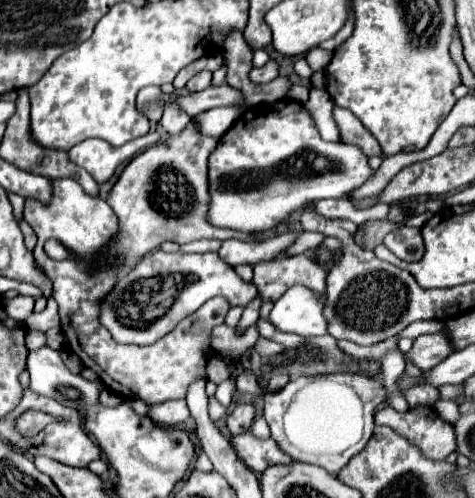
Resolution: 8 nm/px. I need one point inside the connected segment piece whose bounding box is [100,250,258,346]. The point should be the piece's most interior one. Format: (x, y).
(149, 301)

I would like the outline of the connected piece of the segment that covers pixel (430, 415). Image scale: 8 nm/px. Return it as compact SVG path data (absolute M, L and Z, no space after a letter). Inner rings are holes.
M384 406L376 412L376 424L390 426L396 434L408 438L408 442L430 460L446 460L446 456L456 450L454 428L444 422L432 406L416 406L406 412Z

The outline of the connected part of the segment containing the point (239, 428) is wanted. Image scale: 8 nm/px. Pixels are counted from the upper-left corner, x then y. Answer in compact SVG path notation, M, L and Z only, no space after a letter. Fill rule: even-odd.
M238 404L234 412L228 416L228 428L232 434L244 434L250 430L256 416L254 404Z

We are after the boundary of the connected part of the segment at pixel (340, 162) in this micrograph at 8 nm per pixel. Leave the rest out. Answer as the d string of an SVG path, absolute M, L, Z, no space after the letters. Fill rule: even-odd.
M280 100L276 104L262 104L248 108L238 122L220 138L216 150L210 156L210 212L208 220L220 228L232 228L240 232L262 232L276 228L292 212L304 204L322 198L342 198L346 192L362 186L374 170L368 166L368 158L360 154L356 146L324 142L310 112L296 100ZM318 160L326 160L318 166Z

